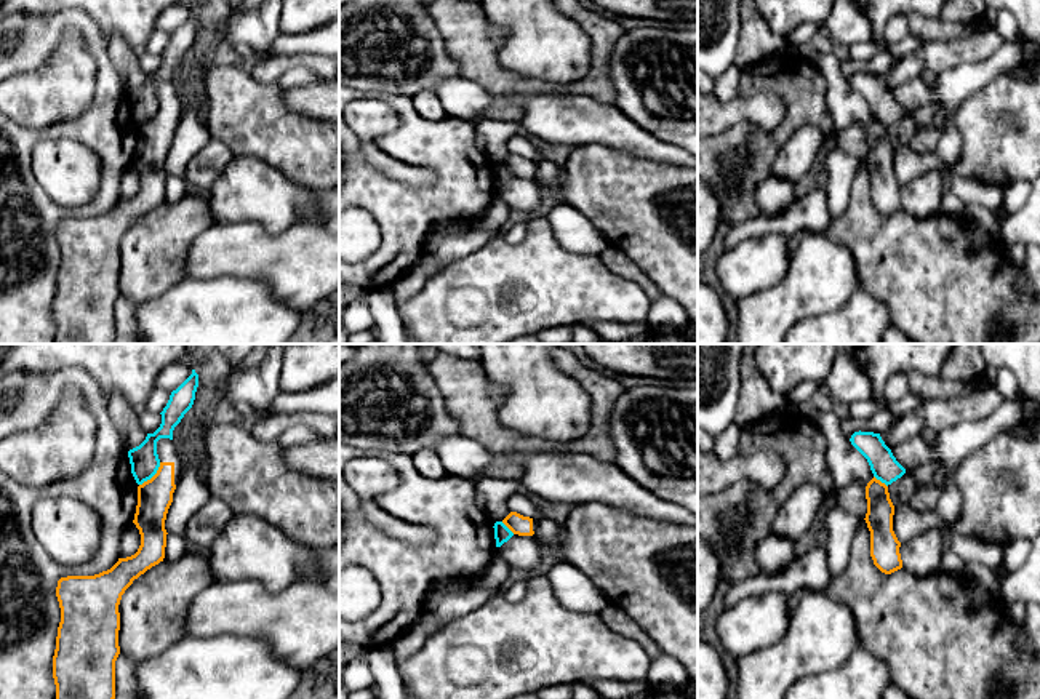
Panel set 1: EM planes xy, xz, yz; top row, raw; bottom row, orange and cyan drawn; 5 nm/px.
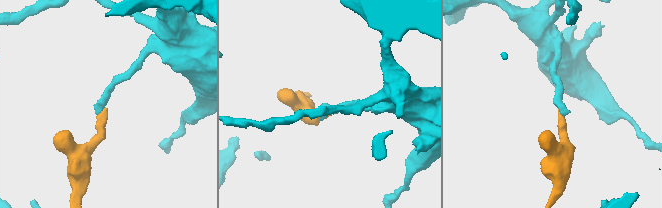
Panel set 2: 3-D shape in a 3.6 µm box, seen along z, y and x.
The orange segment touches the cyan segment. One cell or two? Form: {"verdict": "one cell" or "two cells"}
{"verdict": "two cells"}

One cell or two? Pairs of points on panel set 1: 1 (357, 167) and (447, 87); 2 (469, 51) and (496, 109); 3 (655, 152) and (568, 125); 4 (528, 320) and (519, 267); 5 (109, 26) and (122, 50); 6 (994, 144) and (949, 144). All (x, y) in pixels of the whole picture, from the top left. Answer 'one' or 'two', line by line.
1: two
2: one
3: one
4: one
5: two
6: two

